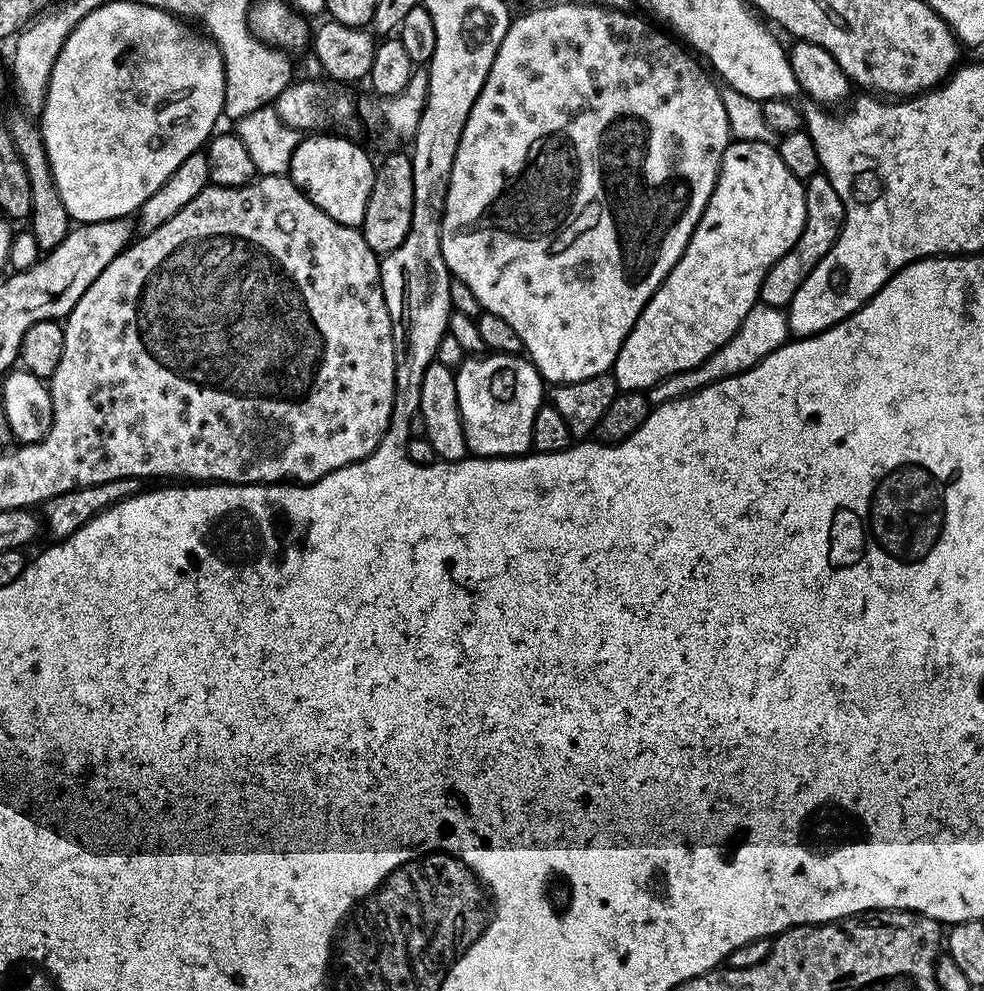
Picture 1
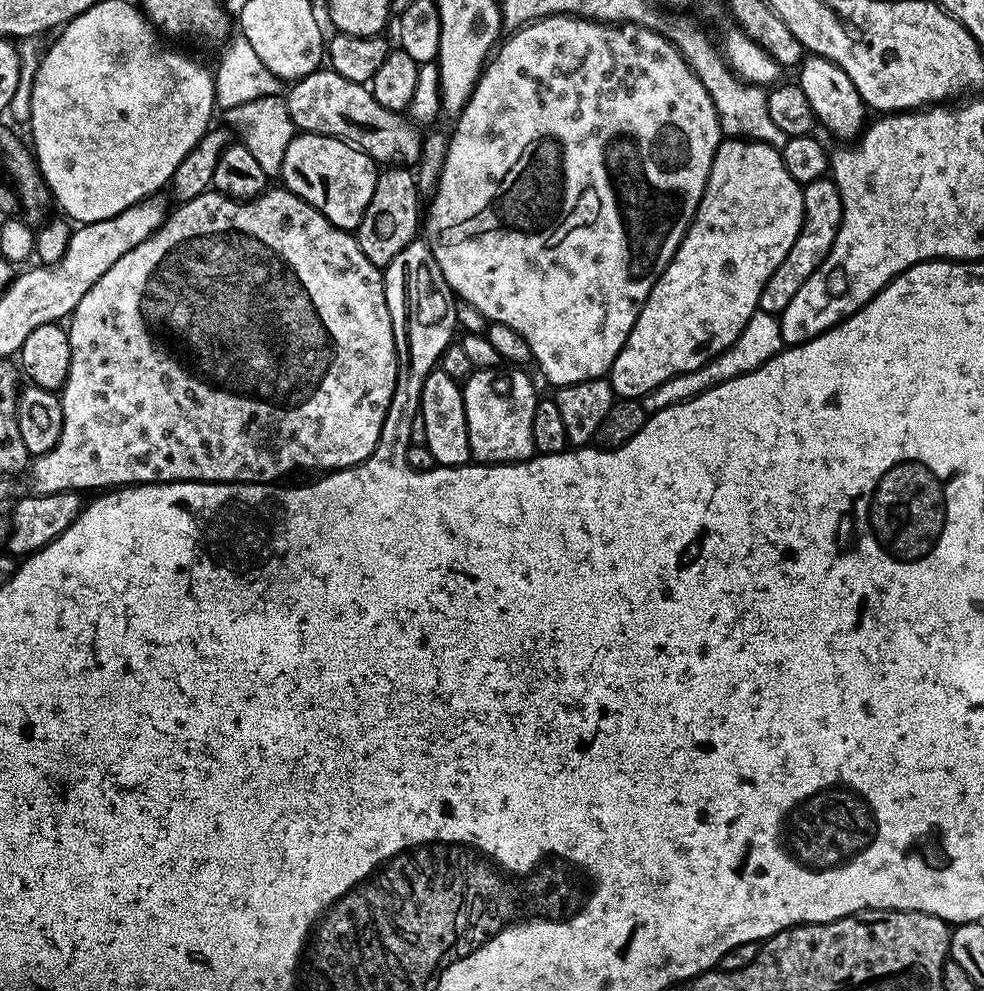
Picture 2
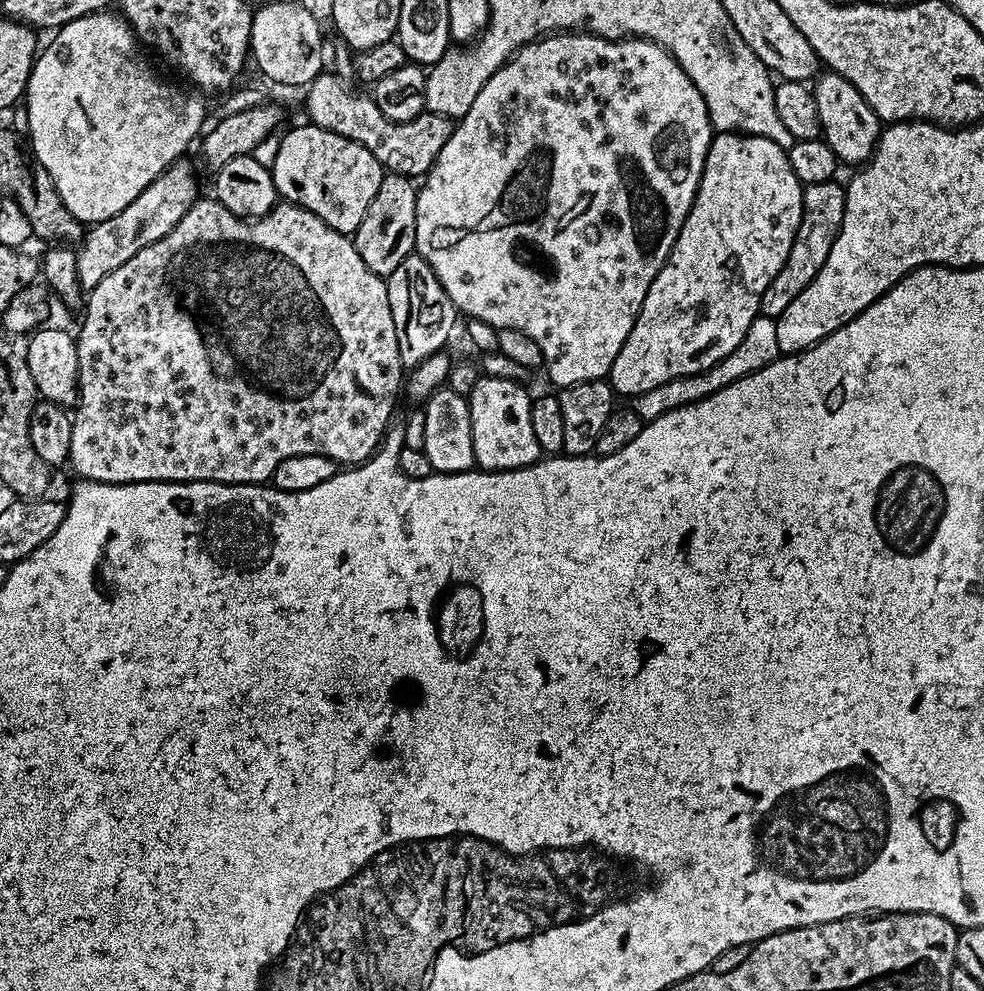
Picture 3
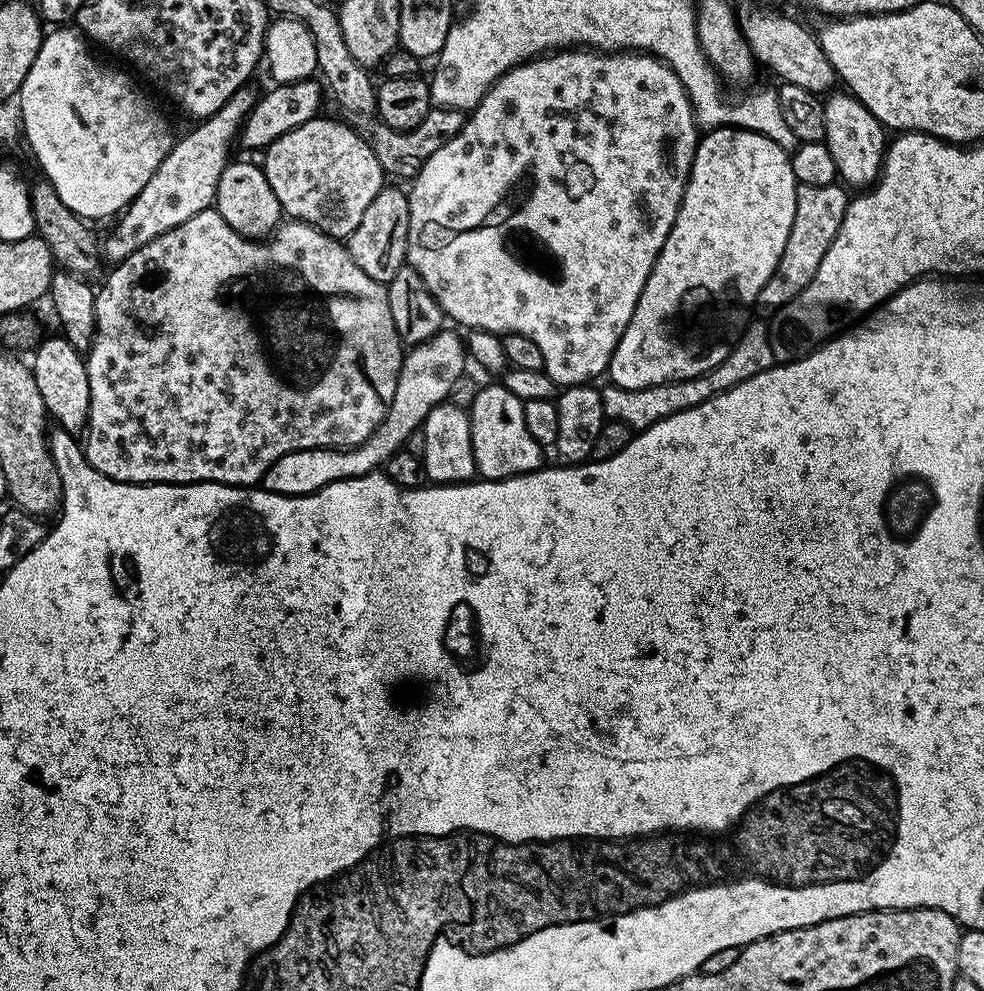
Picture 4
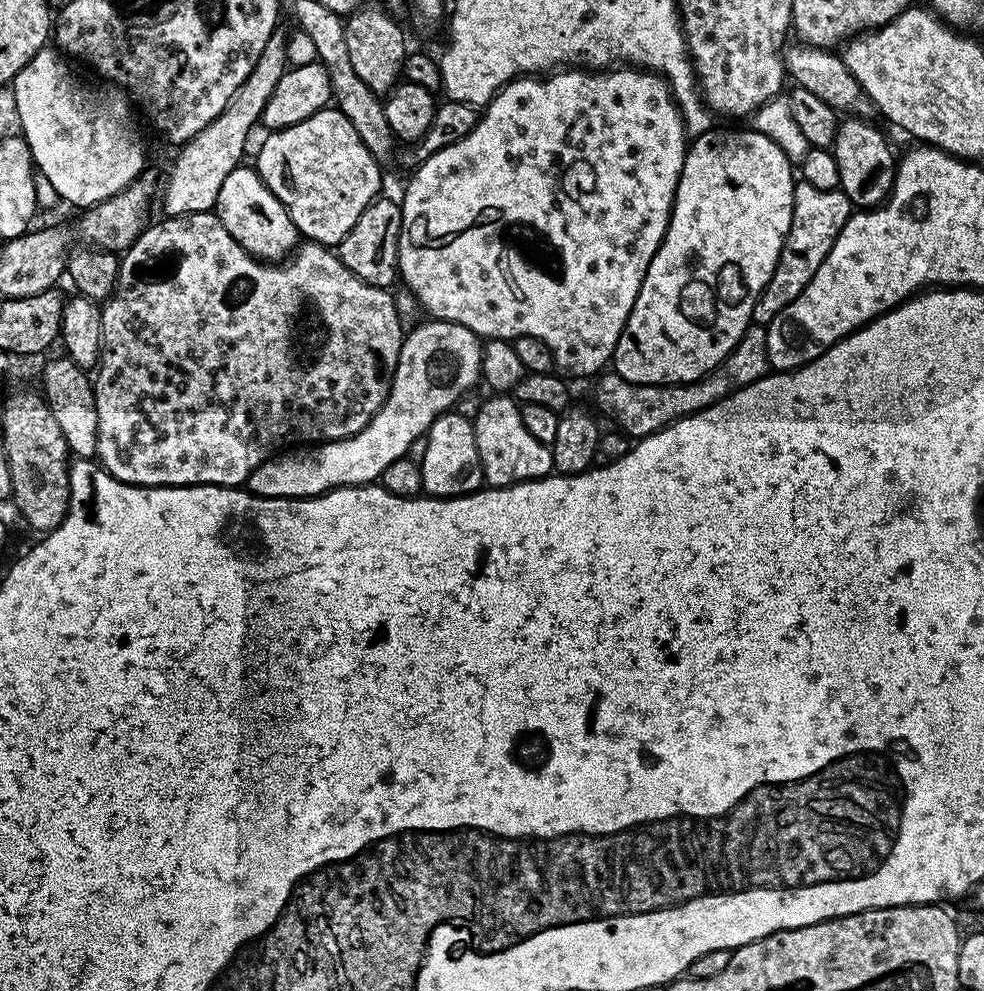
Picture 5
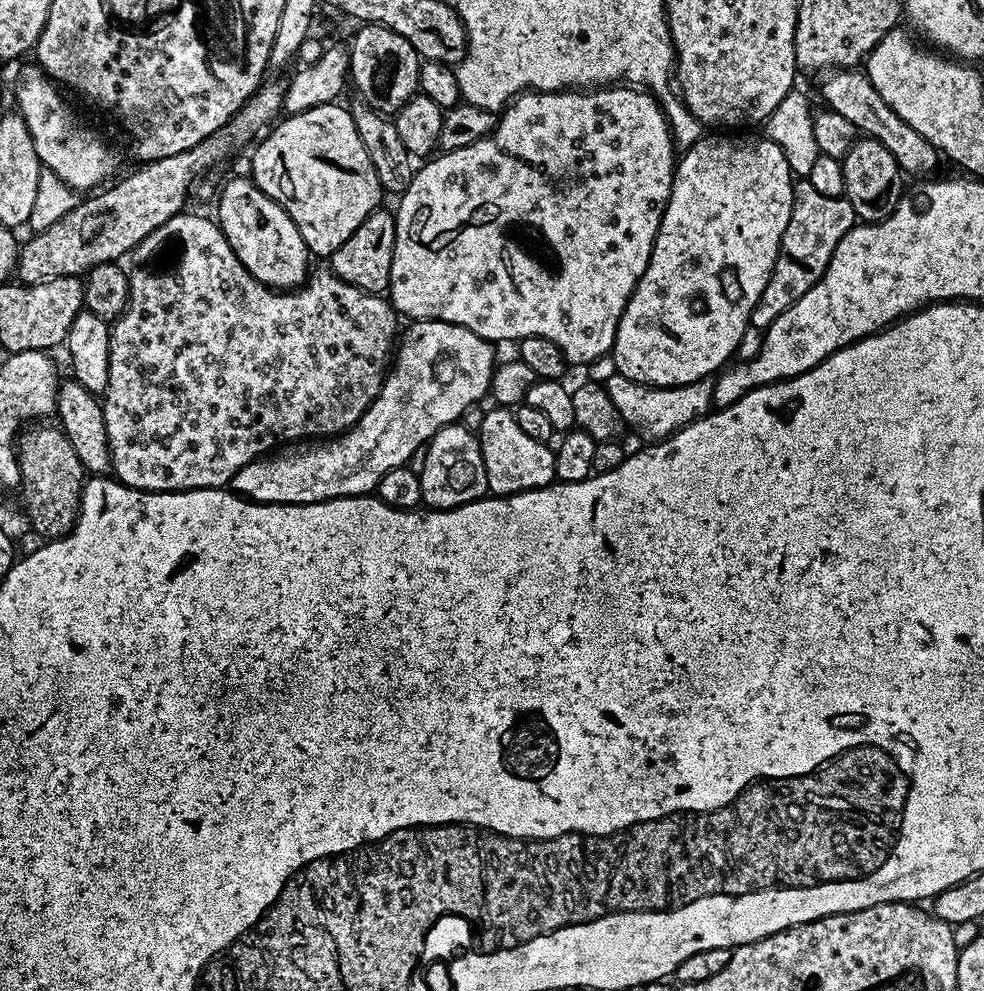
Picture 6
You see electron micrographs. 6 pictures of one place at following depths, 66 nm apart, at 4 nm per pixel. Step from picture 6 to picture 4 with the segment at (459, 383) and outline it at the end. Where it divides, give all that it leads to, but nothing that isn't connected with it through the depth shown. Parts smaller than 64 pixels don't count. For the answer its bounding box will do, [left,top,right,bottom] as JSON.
[262,330,466,496]

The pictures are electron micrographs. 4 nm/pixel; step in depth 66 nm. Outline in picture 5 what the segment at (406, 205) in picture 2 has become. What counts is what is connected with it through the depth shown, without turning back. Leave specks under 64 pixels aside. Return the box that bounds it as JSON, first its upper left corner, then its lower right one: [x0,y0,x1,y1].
[338,198,401,289]

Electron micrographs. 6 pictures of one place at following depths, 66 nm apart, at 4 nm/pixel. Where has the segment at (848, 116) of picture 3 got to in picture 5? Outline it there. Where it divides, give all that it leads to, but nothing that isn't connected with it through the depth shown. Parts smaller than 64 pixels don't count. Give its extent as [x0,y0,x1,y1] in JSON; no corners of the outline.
[830,119,897,210]

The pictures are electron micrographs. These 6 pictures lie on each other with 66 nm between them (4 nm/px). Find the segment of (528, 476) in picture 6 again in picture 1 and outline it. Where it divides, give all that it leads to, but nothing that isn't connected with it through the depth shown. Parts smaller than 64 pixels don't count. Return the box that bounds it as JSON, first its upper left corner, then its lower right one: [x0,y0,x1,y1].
[455,354,546,458]

